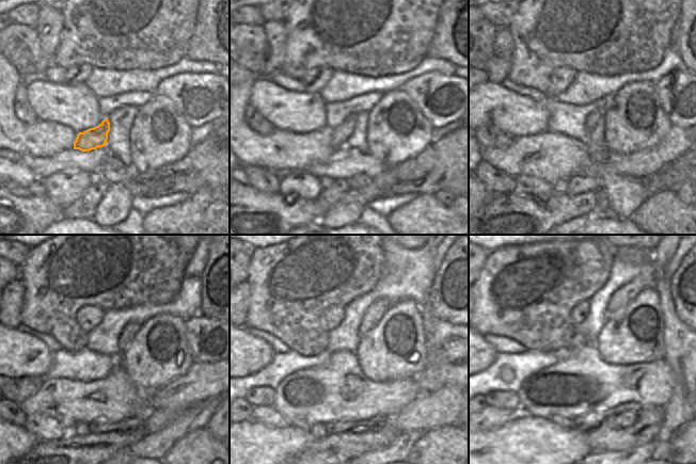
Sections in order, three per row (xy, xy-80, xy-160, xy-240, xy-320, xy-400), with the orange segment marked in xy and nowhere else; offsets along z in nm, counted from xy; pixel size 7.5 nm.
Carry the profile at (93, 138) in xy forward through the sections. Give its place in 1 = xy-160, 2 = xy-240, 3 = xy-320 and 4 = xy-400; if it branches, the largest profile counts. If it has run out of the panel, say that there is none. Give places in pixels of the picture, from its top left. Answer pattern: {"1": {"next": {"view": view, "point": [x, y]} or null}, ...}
{"1": {"next": {"view": "xy-160", "point": [591, 121]}}, "2": {"next": {"view": "xy-240", "point": [128, 333]}}, "3": {"next": {"view": "xy-320", "point": [375, 313]}}, "4": {"next": {"view": "xy-400", "point": [623, 296]}}}

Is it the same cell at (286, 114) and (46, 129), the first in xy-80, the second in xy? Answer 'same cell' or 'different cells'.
different cells

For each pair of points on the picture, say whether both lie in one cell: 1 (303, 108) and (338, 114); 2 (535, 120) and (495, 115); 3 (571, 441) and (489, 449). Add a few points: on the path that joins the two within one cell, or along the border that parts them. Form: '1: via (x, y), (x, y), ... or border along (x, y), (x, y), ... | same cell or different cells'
1: border along (325, 105), (326, 127) | different cells
2: via (525, 117), (505, 115) | same cell
3: via (551, 447), (509, 449) | same cell

